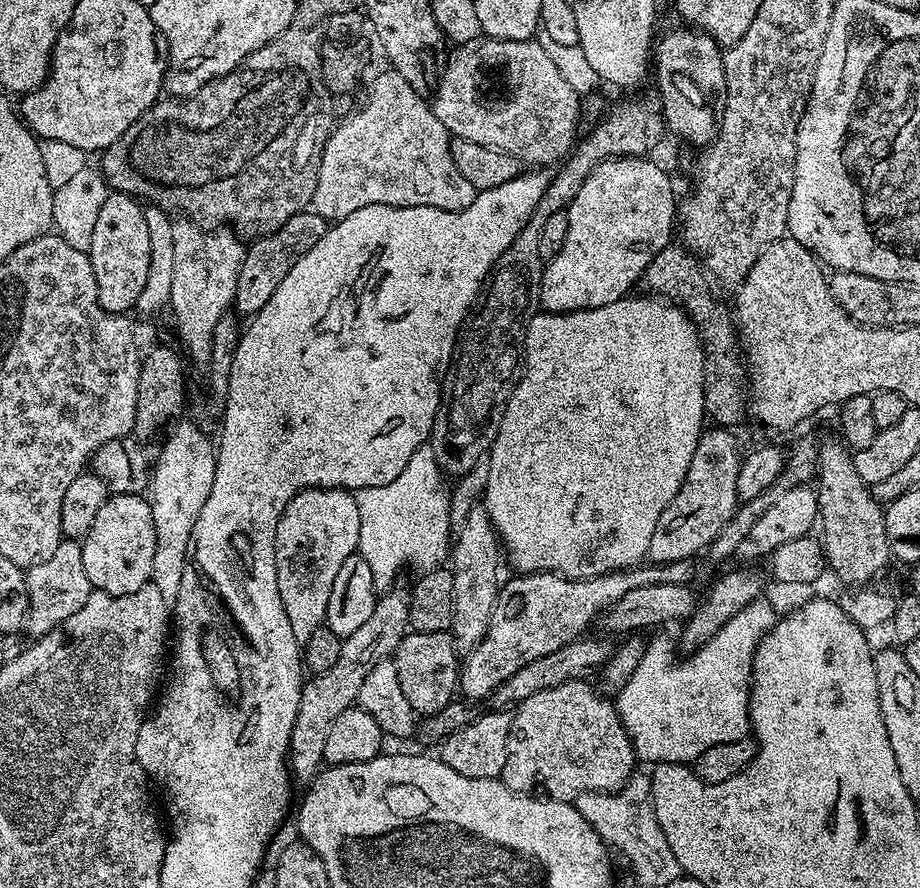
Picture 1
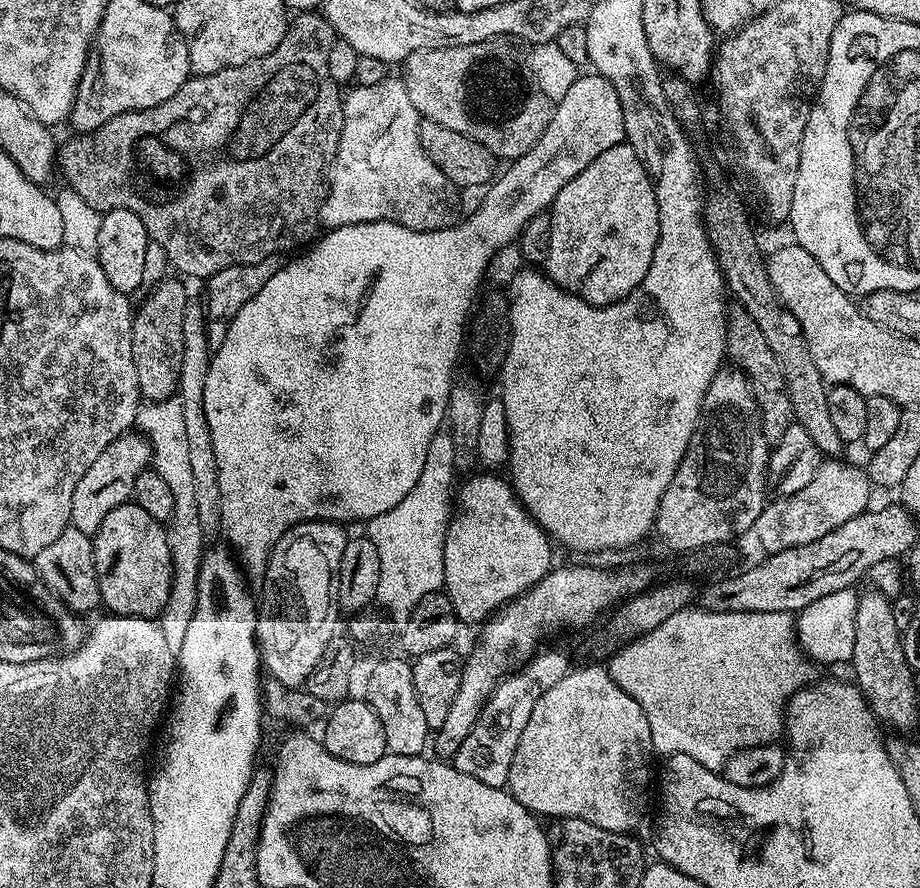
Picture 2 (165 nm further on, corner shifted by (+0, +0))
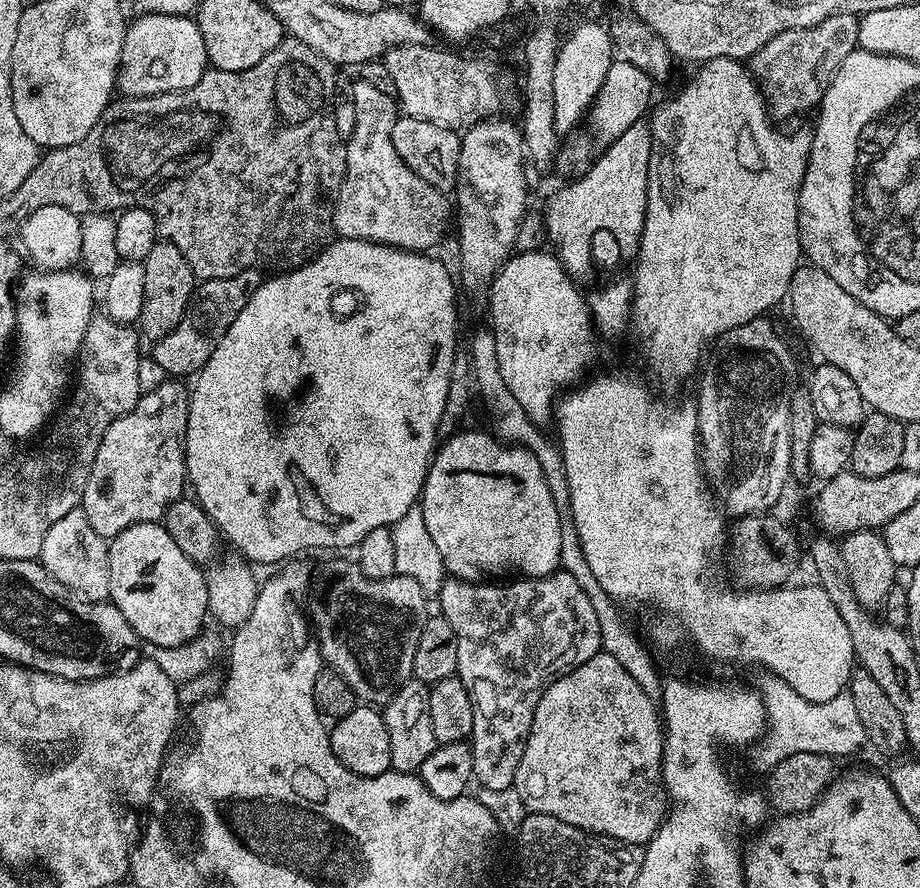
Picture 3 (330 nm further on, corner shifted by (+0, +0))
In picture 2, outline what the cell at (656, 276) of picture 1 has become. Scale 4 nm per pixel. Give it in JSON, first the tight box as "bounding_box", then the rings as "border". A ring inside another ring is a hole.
{"bounding_box":[726,307,794,446],"border":[[[729,307],[726,319],[728,322],[726,348],[731,359],[732,356],[736,359],[735,367],[740,370],[758,368],[758,382],[754,382],[752,386],[753,395],[759,405],[764,437],[768,440],[769,445],[775,446],[778,442],[782,442],[782,434],[786,434],[789,425],[794,422],[786,378],[782,378],[782,366],[778,366],[778,358],[774,358],[774,350],[770,350],[762,330],[758,330],[758,322],[754,322],[754,318],[750,318],[750,314],[746,314],[744,308]]]}

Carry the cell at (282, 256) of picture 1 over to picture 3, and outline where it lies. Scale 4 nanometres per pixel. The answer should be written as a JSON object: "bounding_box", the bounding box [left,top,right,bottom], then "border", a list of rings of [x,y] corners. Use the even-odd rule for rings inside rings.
{"bounding_box":[151,268,262,378],"border":[[[258,268],[242,270],[242,274],[234,274],[234,278],[199,281],[178,326],[174,326],[170,334],[161,336],[151,345],[152,360],[165,372],[163,375],[168,378],[192,378],[199,374],[206,362],[210,362],[210,354],[214,354],[218,342],[222,342],[226,330],[234,322],[234,318],[242,314],[242,306],[250,302],[254,290],[258,290],[261,282],[262,272]]]}

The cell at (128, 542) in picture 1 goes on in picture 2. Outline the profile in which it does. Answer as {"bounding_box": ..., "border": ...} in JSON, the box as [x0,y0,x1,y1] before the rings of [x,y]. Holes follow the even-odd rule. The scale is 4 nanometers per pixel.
{"bounding_box":[92,502,172,617],"border":[[[129,502],[110,510],[110,514],[102,518],[92,545],[101,605],[118,616],[159,617],[170,598],[172,586],[172,555],[165,525]]]}

